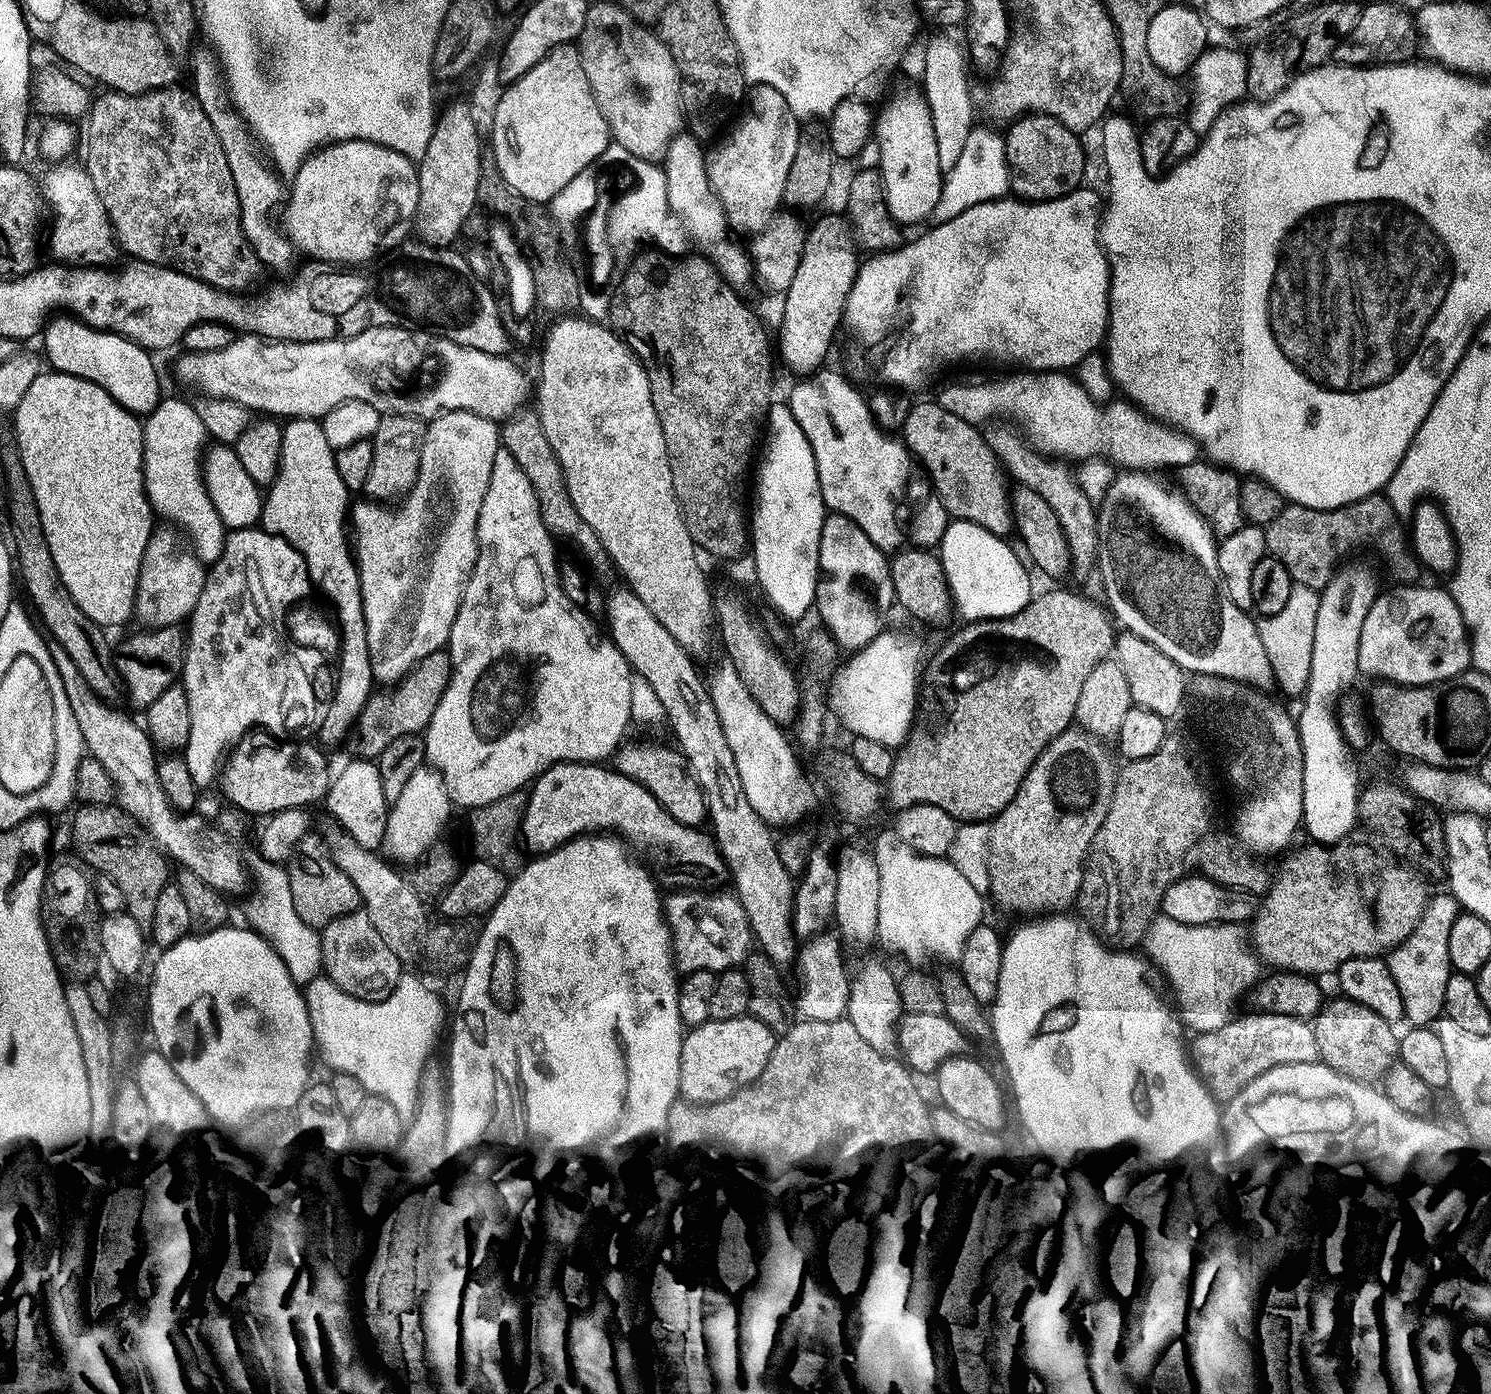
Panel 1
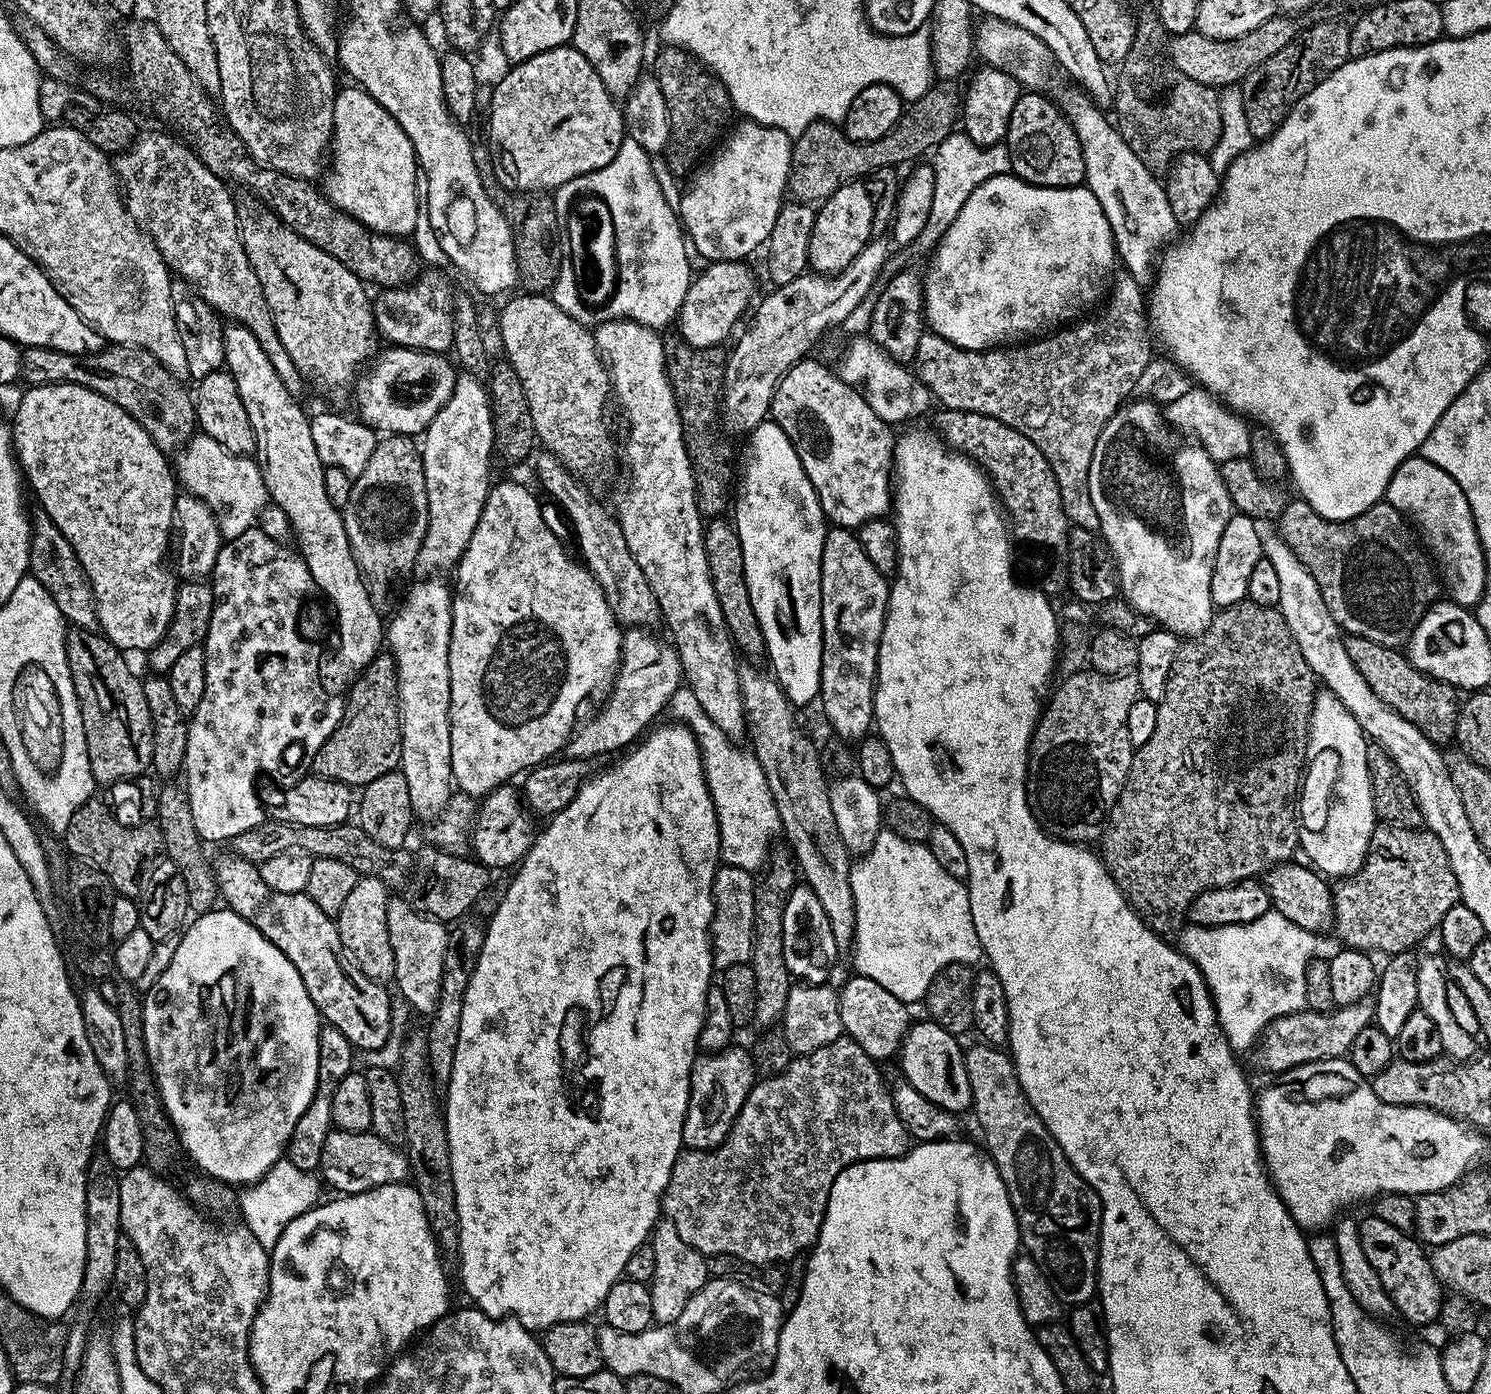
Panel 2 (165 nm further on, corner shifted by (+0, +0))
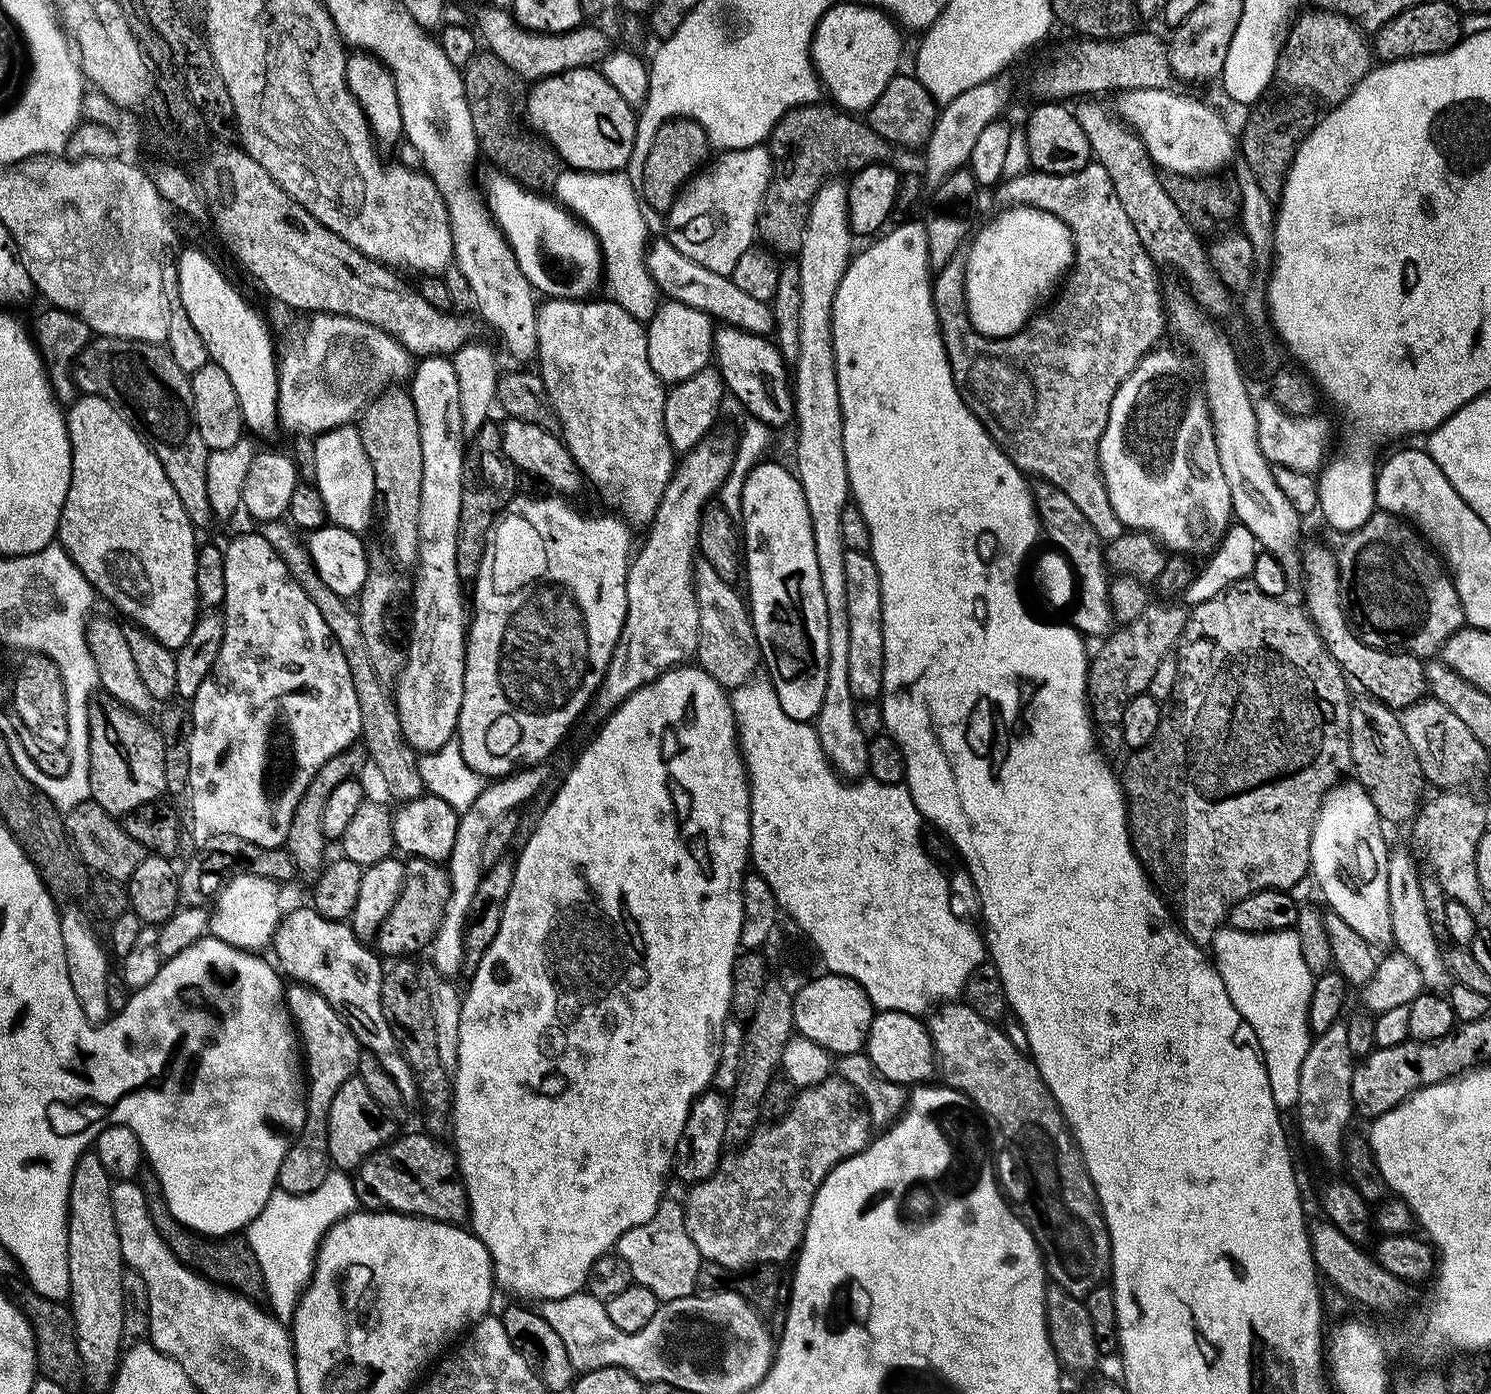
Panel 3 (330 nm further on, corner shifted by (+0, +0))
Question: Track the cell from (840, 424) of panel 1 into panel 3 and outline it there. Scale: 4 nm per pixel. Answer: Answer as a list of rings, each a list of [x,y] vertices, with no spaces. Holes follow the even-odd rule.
[[[720,326],[715,329],[712,346],[714,349],[714,367],[724,381],[725,389],[742,407],[748,411],[747,415],[753,420],[761,420],[769,429],[777,430],[783,424],[791,425],[794,420],[794,388],[790,383],[790,372],[786,367],[784,356],[780,349],[768,336],[759,336],[753,332],[744,332],[740,328]]]

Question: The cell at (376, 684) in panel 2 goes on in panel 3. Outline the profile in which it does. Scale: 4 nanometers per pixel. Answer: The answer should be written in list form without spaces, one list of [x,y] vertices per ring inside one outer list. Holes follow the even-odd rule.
[[[353,746],[344,752],[339,752],[334,758],[330,758],[320,767],[318,774],[314,774],[314,778],[310,778],[310,786],[306,786],[306,792],[302,794],[302,798],[298,802],[298,810],[294,810],[294,818],[290,822],[290,834],[286,845],[286,851],[299,875],[301,873],[309,880],[314,880],[319,875],[319,871],[326,862],[326,855],[324,856],[326,837],[322,826],[322,814],[326,810],[326,802],[330,798],[334,786],[353,779],[357,775],[356,771],[359,770],[360,763],[365,763],[365,760],[365,749]]]

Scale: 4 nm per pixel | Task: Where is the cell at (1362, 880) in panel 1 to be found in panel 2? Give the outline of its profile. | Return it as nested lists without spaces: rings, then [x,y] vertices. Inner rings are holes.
[[[1381,823],[1372,835],[1368,854],[1360,871],[1351,878],[1344,878],[1335,885],[1332,893],[1332,918],[1334,932],[1344,939],[1343,943],[1360,952],[1377,954],[1400,954],[1411,944],[1422,939],[1427,932],[1435,933],[1440,927],[1442,918],[1446,918],[1446,910],[1460,903],[1458,878],[1454,878],[1454,870],[1450,870],[1450,858],[1446,858],[1446,850],[1442,850],[1442,842],[1433,832],[1418,828],[1399,828],[1396,824]]]

